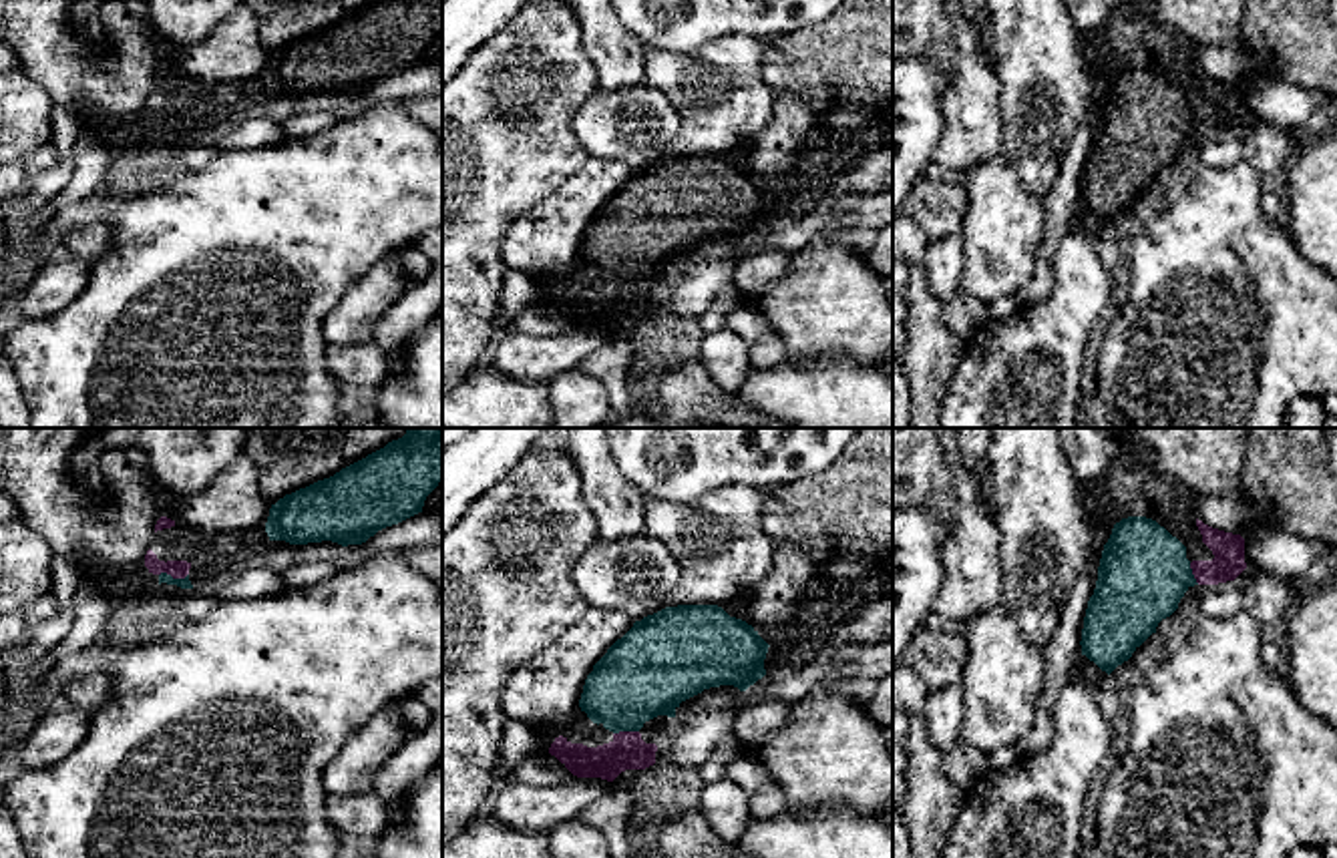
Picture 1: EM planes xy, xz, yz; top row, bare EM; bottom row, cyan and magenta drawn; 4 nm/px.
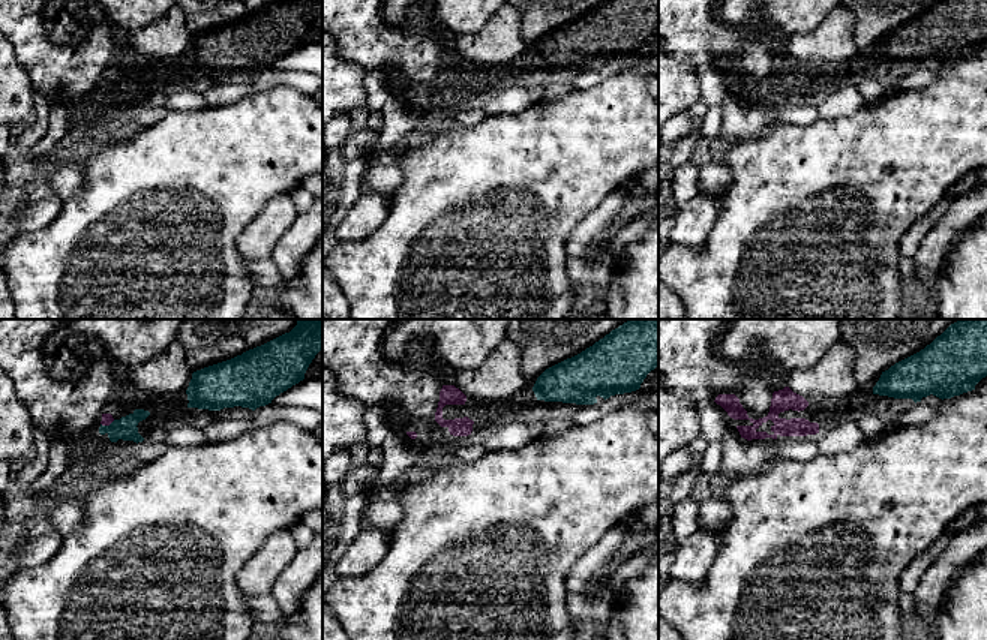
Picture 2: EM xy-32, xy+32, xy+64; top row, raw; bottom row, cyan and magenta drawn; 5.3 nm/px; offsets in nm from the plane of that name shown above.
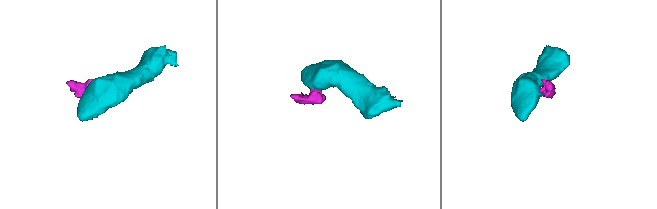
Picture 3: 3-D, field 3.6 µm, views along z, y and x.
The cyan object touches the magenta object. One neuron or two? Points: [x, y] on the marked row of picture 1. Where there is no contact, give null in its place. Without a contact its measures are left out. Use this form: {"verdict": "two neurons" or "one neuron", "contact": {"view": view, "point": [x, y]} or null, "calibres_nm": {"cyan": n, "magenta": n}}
{"verdict": "one neuron", "contact": {"view": "xy", "point": [171, 577]}, "calibres_nm": {"cyan": 50, "magenta": 80}}

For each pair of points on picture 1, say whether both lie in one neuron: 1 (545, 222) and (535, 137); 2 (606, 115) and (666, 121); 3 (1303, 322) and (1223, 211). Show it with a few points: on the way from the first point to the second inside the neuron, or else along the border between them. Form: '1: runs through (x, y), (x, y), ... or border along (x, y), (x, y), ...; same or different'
1: border along (580, 169), (525, 209), (507, 230); different
2: runs through (620, 123), (652, 123); same
3: runs through (1275, 294), (1231, 240); same

